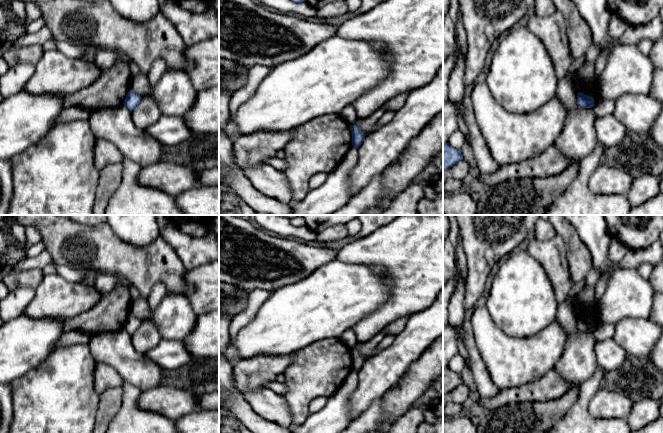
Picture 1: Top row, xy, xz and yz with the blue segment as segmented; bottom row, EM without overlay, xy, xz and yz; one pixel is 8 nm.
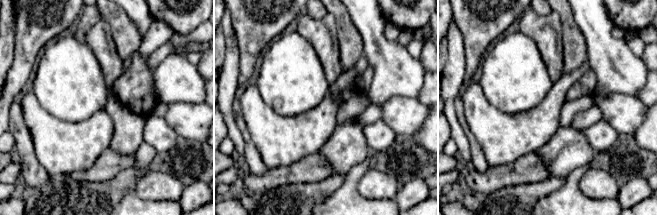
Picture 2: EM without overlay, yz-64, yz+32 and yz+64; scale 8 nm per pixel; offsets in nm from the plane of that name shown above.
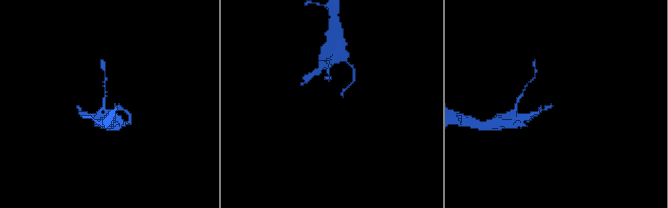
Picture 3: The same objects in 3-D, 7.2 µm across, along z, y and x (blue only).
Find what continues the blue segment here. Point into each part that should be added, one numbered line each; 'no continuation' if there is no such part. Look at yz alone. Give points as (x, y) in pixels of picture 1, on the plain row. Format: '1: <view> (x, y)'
no continuation

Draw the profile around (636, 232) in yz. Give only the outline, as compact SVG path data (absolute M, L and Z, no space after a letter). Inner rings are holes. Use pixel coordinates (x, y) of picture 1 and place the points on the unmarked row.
M605 215L612 239L621 242L628 250L646 249L659 241L663 232L663 215Z

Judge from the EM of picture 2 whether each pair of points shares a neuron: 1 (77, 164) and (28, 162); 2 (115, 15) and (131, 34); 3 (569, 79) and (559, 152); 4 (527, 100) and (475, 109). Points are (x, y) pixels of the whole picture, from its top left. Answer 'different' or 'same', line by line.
1: different
2: same
3: different
4: different

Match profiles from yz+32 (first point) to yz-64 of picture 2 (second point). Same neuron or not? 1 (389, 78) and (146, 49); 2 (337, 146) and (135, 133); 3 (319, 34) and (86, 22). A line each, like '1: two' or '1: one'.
1: two
2: one
3: two

